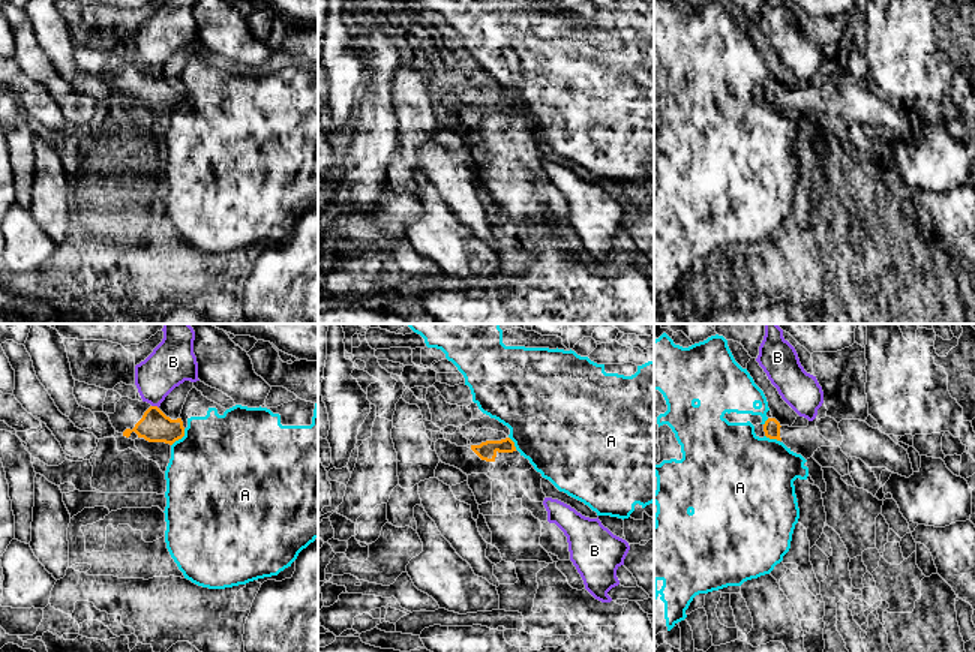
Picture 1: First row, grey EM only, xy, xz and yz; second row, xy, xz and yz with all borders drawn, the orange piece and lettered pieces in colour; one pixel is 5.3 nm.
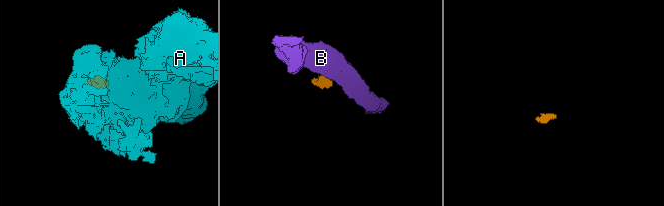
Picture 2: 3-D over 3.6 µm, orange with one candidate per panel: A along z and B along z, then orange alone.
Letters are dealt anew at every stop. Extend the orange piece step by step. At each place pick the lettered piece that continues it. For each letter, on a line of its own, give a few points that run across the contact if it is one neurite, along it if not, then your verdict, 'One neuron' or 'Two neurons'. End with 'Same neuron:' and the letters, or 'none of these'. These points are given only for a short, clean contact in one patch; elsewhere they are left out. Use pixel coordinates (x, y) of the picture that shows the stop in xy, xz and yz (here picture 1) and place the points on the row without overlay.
A: Line: xy (185, 93), (185, 98), (171, 110). Two neurons
B: Line: xy (152, 69), (158, 72). Two neurons
Same neuron: none of these

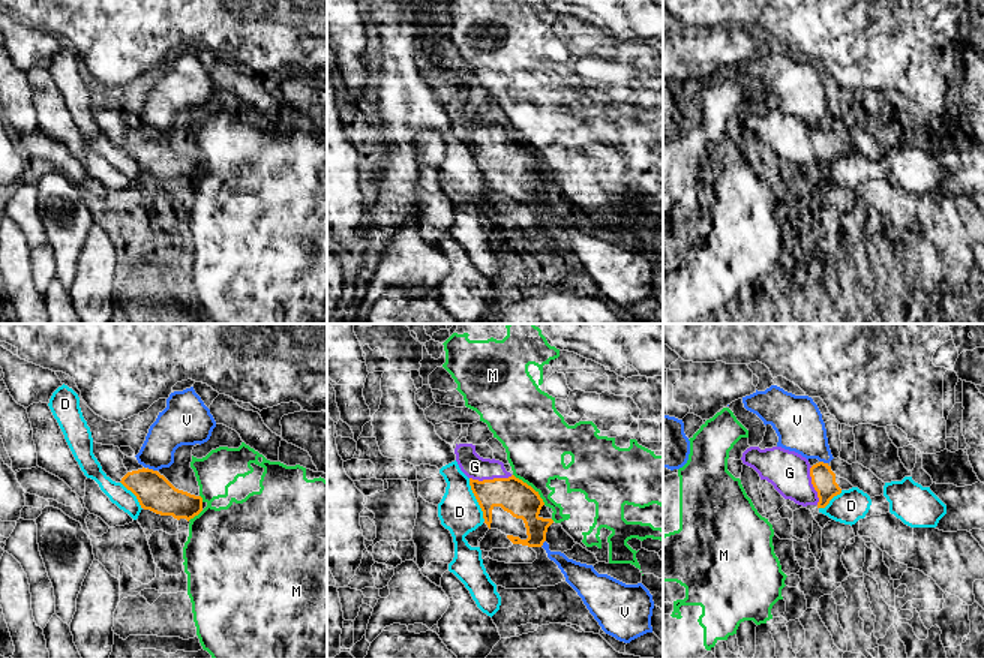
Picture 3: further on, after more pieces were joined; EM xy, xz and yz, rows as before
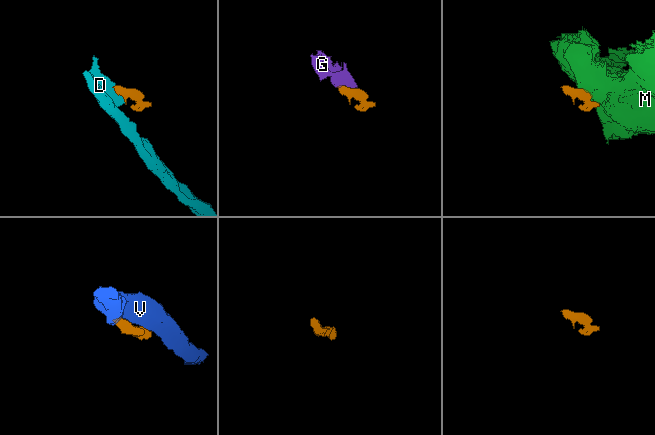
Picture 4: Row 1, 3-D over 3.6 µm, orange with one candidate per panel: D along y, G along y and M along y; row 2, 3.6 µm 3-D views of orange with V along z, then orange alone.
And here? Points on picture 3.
D: Line: xz (468, 143), (470, 153), (485, 185). Two neurons
G: Line: xz (515, 161), (500, 153), (491, 144), (474, 131). One neuron
M: Line: xz (513, 138), (525, 146), (545, 168). Two neurons
V: Line: xy (147, 131), (156, 135). Two neurons
Same neuron: G

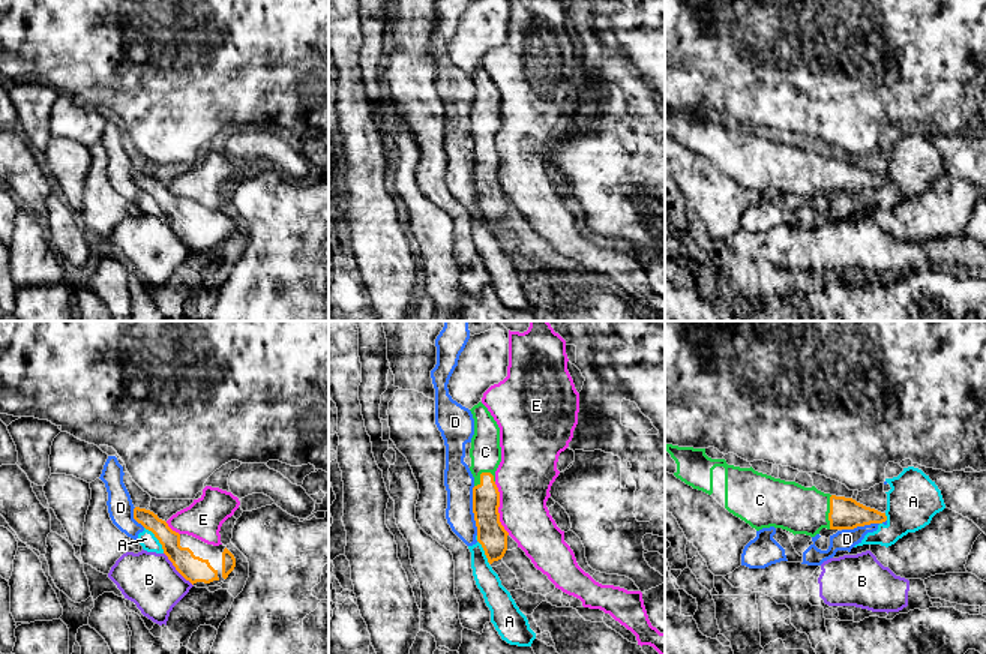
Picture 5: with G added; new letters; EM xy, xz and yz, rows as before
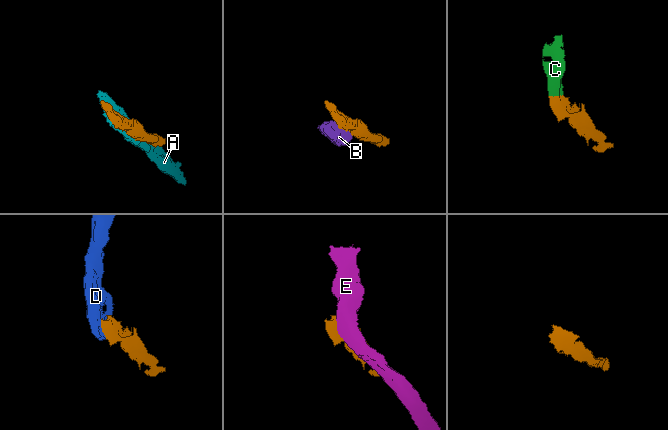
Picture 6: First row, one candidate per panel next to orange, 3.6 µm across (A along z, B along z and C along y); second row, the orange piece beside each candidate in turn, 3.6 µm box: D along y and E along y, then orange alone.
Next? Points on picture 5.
A: Two neurons
B: Line: xy (164, 216), (192, 249). Two neurons
C: Line: xz (485, 161), (485, 146), (480, 138), (485, 116). One neuron
D: Line: xz (473, 150), (473, 183), (477, 198). Two neurons
E: Two neurons
Same neuron: C

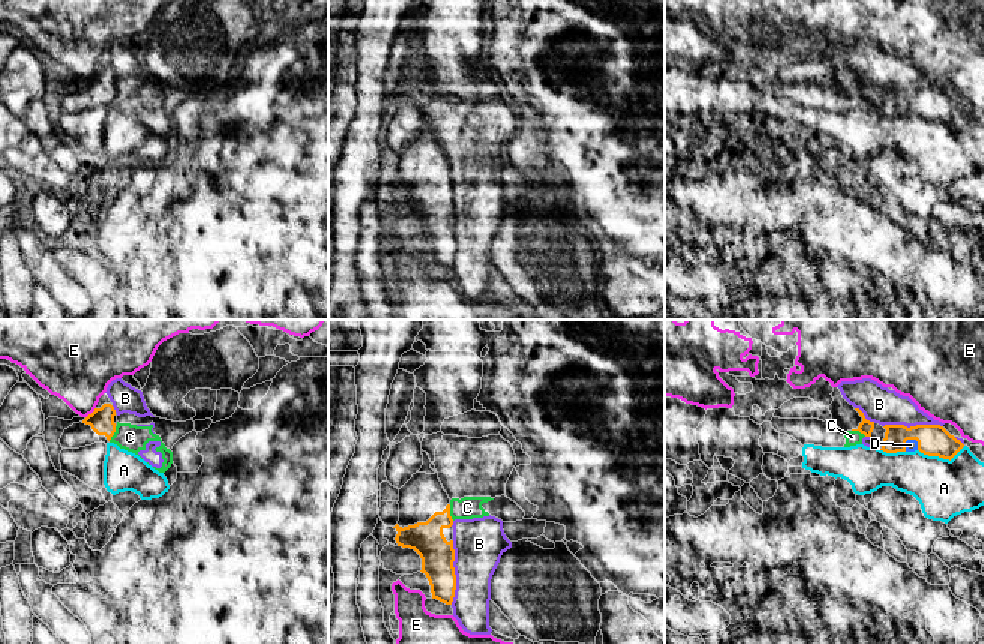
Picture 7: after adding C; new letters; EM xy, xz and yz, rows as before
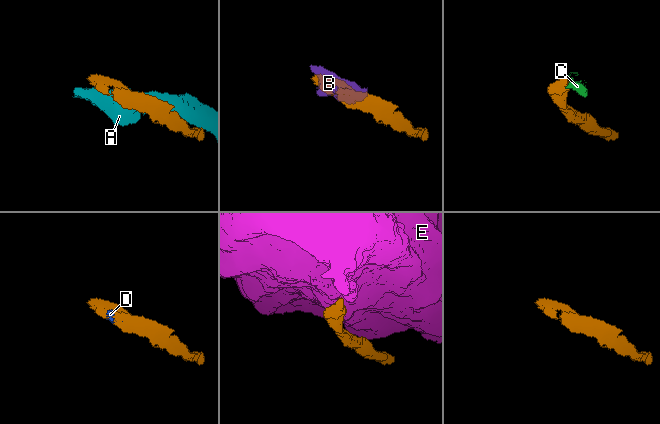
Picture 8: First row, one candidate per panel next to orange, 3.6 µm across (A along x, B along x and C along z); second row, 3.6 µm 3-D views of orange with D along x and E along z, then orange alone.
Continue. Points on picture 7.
A: Two neurons
B: Two neurons
C: Line: xz (449, 168), (449, 177), (453, 183). Two neurons
D: One neuron
E: Line: xy (95, 71), (86, 81). Two neurons
Same neuron: D

